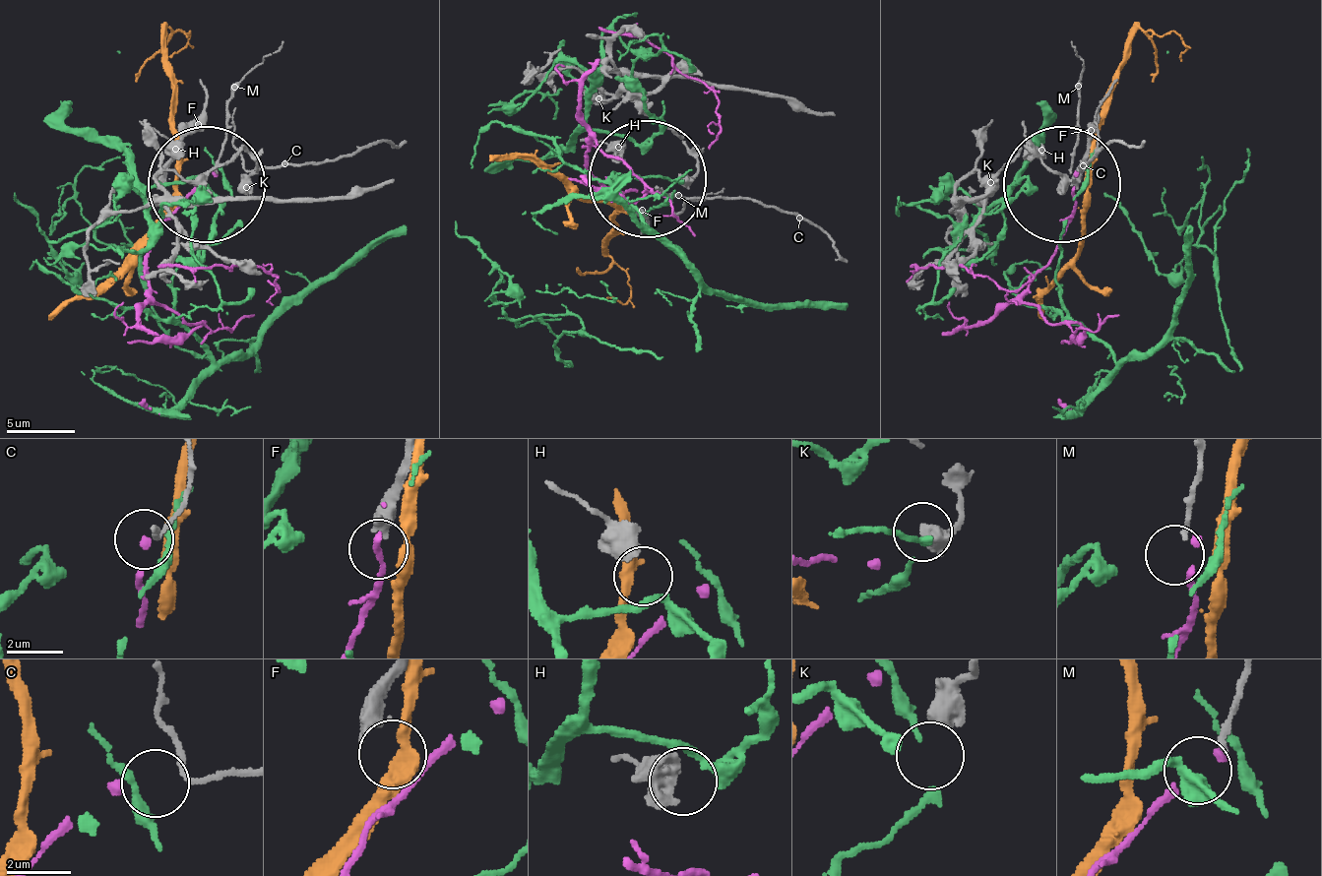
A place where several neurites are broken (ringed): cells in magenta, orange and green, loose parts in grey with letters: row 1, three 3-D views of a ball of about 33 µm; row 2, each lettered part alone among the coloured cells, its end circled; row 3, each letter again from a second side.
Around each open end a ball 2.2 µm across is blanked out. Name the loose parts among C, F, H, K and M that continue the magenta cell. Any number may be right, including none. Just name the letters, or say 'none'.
C

